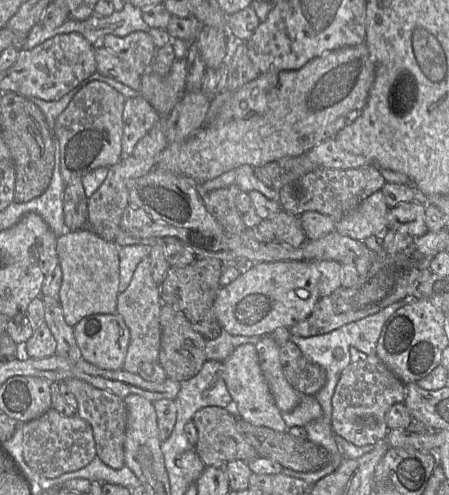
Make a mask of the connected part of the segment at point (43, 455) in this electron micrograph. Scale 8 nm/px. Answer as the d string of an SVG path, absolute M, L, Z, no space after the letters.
M51 408L38 418L23 423L22 431L25 463L49 479L85 468L97 455L92 427L78 415L66 417Z

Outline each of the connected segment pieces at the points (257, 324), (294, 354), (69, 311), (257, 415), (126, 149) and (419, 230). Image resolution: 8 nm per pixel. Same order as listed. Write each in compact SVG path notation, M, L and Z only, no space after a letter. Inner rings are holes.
M314 261L258 262L233 282L219 288L213 311L222 329L231 335L263 336L280 327L289 329L305 320L321 298L320 277Z
M290 339L280 346L280 363L287 381L303 395L315 395L326 383L325 370L303 355Z
M89 228L70 231L57 238L56 251L62 270L58 300L69 326L75 326L82 318L91 314L117 312L120 278L118 250L116 244L104 240Z
M247 343L238 346L223 363L224 381L232 398L232 410L237 417L253 425L267 427L277 432L288 431L260 369L255 345Z
M142 96L126 98L123 110L122 157L129 156L138 141L160 120L161 116Z
M417 199L392 207L388 211L388 230L406 232L413 237L423 236L428 232L425 213L426 204Z

